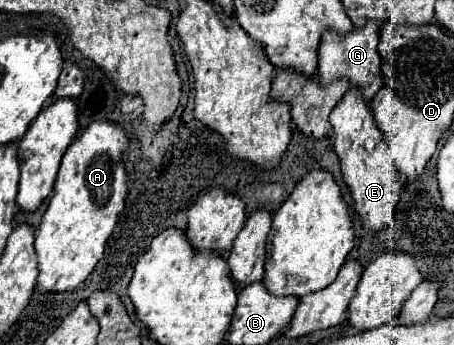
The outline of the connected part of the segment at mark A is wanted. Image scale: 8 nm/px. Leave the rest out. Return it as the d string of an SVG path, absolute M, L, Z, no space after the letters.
M92 121L80 137L74 139L74 143L66 149L60 171L54 185L54 195L50 199L50 205L40 221L40 227L36 231L36 253L38 253L38 289L40 291L70 291L76 289L96 267L96 263L102 259L106 241L116 229L118 215L126 207L126 195L128 195L128 173L122 161L124 151L130 147L130 139L126 135L126 129L120 123L114 121Z

